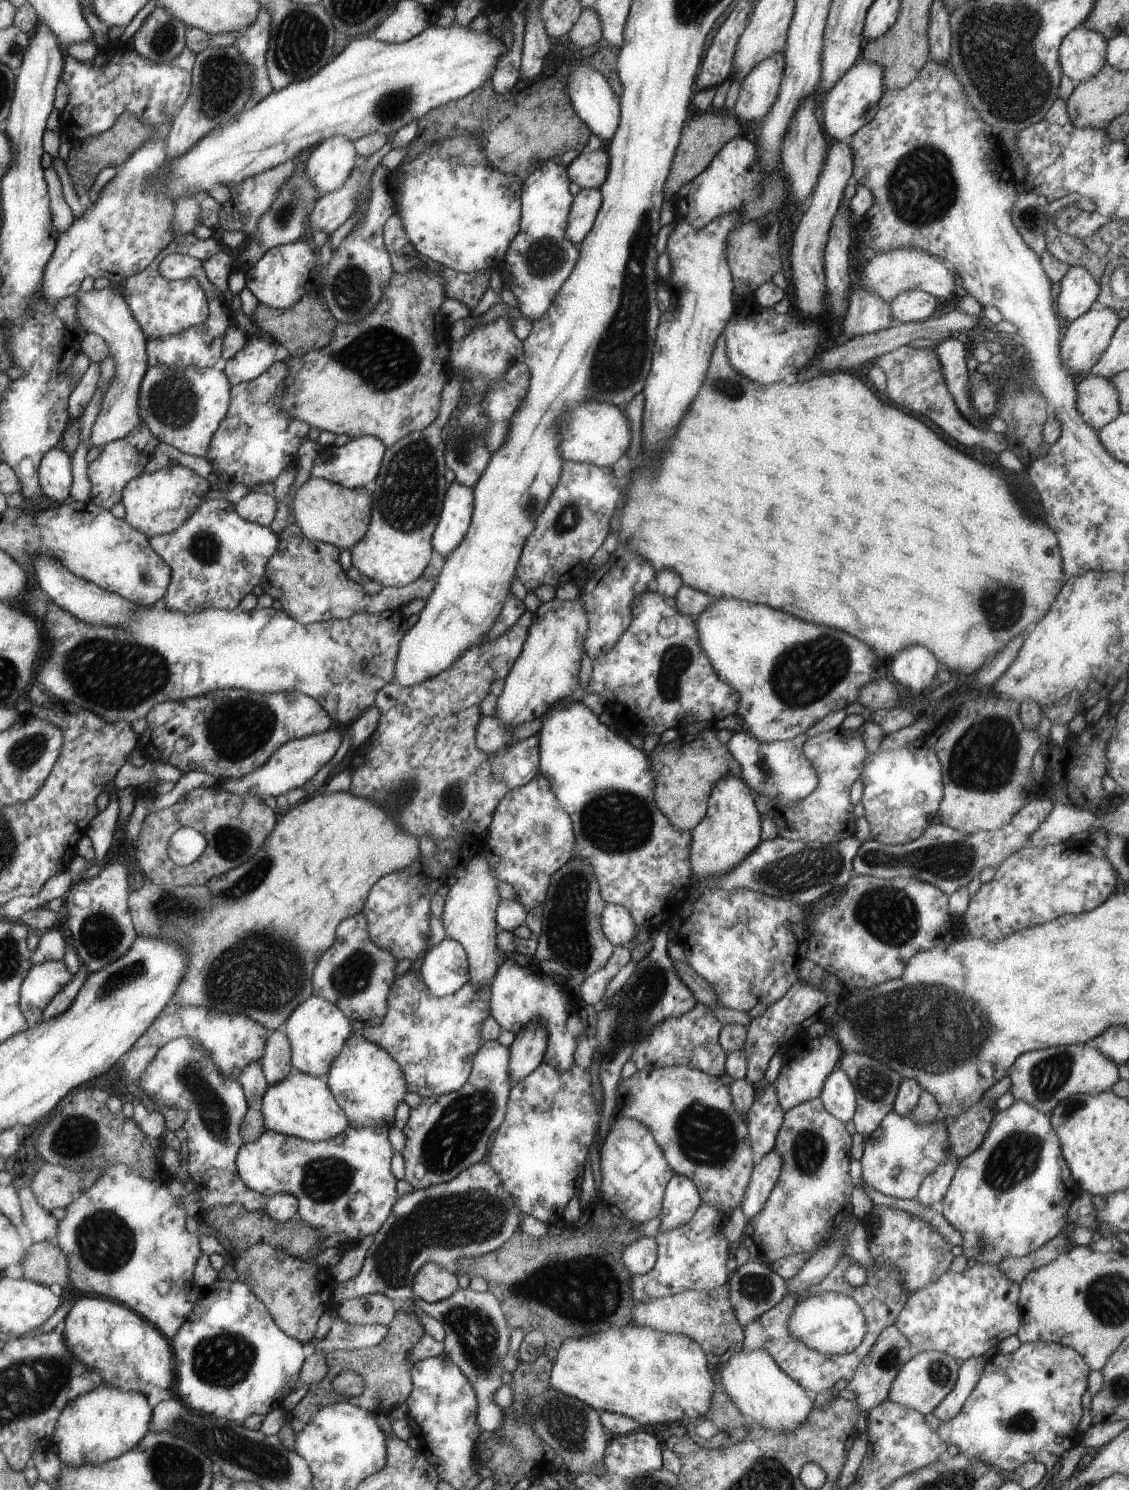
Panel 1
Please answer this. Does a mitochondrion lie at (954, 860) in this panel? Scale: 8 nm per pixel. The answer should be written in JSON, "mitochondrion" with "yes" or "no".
{"mitochondrion":"yes"}

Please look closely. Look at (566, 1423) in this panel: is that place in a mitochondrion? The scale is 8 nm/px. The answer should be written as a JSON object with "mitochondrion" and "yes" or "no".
{"mitochondrion":"yes"}

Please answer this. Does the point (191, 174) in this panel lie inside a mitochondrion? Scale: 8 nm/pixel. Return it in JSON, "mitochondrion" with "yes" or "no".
{"mitochondrion":"no"}

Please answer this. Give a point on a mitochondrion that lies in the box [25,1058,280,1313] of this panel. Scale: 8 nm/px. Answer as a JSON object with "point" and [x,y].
{"point":[102,1237]}

